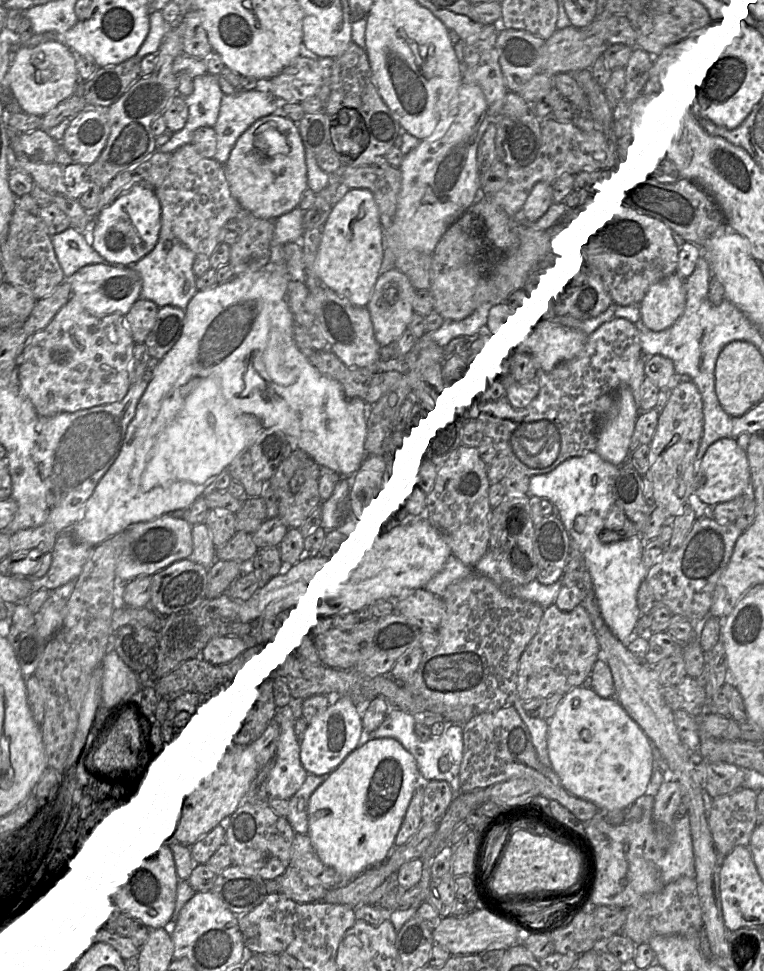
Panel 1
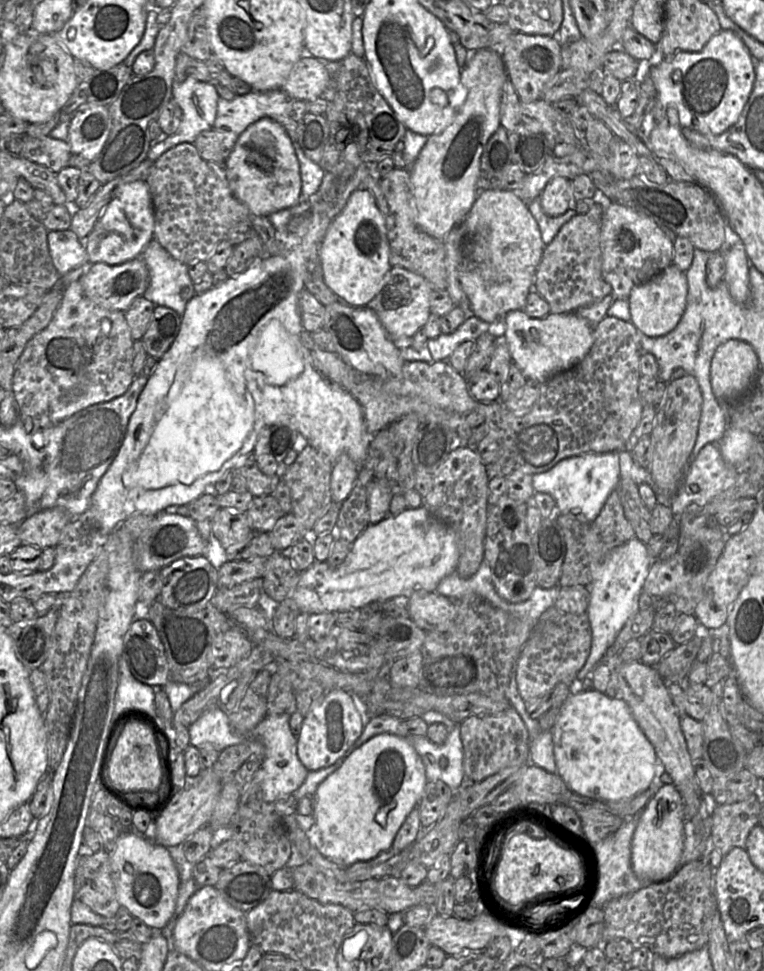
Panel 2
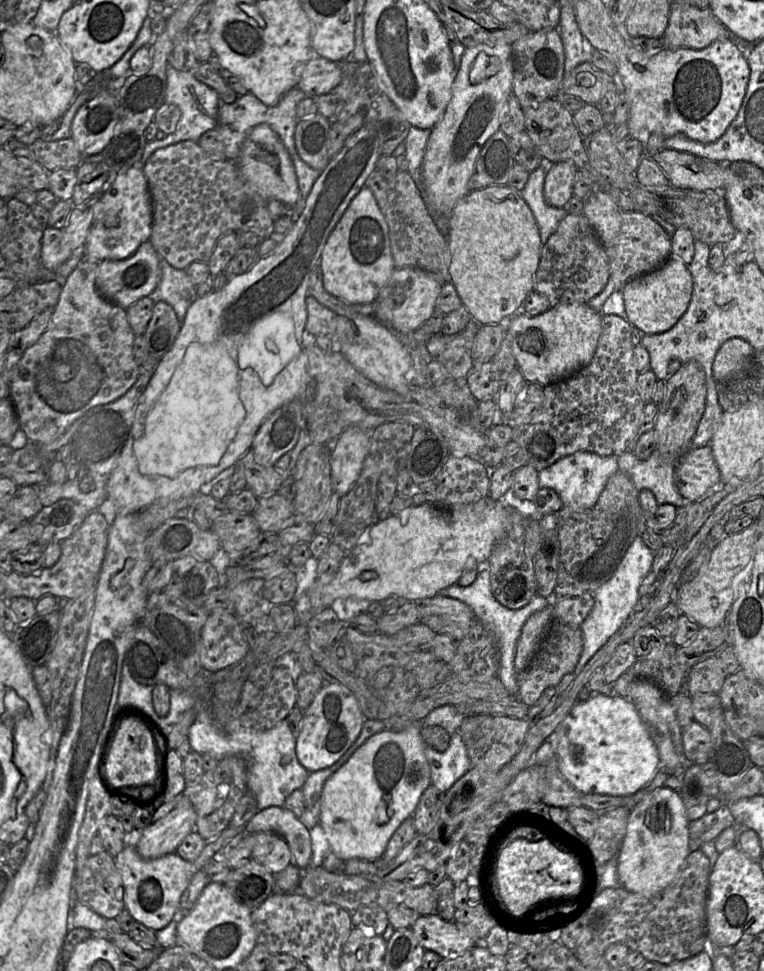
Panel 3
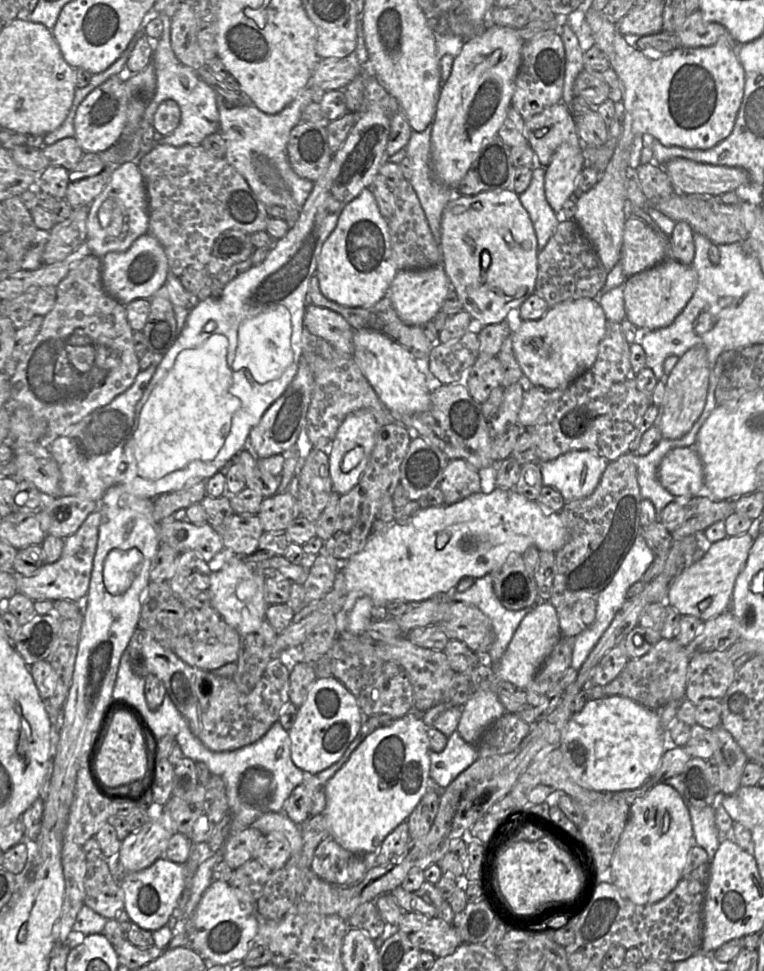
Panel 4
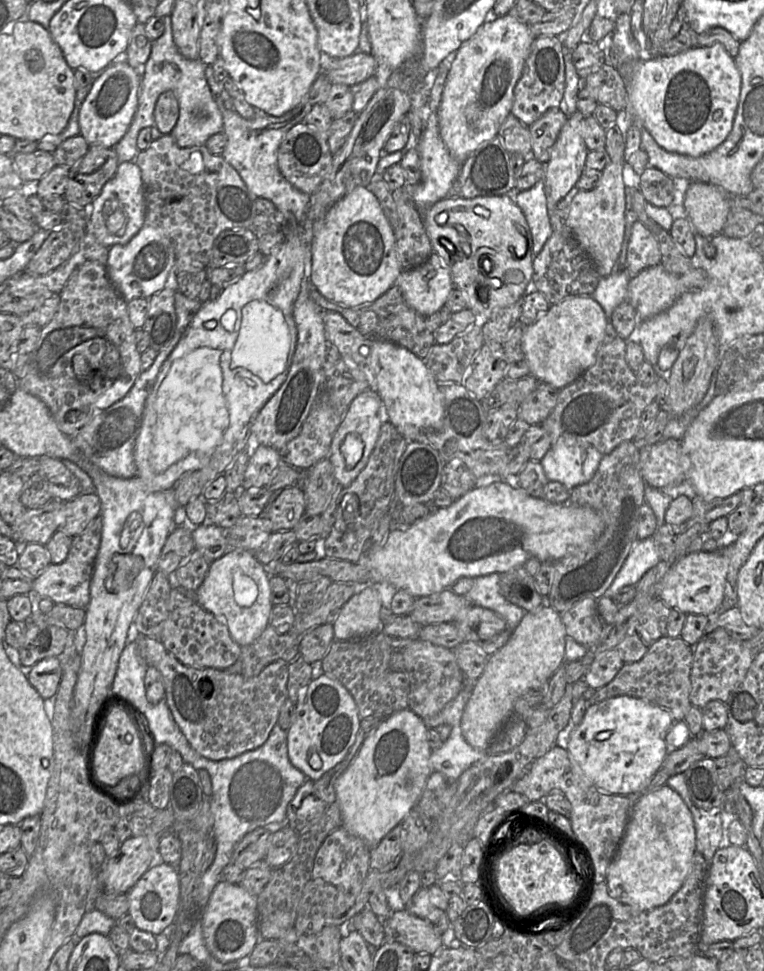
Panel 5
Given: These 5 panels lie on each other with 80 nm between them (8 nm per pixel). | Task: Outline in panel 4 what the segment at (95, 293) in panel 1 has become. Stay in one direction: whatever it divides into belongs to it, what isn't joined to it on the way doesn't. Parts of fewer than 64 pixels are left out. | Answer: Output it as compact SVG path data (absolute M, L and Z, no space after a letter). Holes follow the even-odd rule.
M150 234L138 237L123 252L109 252L102 258L102 285L105 291L126 305L134 299L150 299L164 284L169 273L168 261L160 243Z

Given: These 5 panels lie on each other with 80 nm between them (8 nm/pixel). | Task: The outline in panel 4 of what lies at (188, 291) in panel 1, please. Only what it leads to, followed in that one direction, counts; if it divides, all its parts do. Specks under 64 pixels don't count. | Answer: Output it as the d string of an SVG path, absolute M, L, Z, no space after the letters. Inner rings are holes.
M172 272L167 274L165 284L154 293L153 297L157 296L165 297L171 302L176 319L176 332L179 335L189 313L199 302L197 296L188 292L182 286L179 277Z

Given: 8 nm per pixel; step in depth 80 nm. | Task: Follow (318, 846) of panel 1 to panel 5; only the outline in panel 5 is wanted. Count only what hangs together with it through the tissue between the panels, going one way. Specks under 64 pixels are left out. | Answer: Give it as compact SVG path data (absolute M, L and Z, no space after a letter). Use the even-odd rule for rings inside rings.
M410 708L394 713L368 734L356 757L335 782L336 803L340 808L342 825L351 835L373 848L396 826L401 825L418 804L432 773L429 728Z

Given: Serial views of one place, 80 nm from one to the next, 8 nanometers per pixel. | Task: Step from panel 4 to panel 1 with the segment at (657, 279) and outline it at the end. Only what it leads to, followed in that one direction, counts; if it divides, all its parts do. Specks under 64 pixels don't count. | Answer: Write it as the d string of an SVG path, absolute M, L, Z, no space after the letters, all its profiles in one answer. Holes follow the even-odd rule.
M672 272L652 284L639 303L640 320L658 332L671 327L685 308L684 280Z

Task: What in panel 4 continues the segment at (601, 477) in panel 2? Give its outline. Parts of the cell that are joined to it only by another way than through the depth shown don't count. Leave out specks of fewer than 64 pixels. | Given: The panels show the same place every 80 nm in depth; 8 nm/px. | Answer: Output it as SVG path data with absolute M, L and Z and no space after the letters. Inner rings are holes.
M571 450L540 463L543 486L557 489L565 503L590 496L609 460L588 450Z

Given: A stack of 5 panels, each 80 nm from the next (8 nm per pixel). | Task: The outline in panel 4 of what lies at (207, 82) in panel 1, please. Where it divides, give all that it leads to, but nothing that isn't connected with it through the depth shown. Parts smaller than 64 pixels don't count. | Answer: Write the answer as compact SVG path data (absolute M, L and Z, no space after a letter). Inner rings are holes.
M160 13L160 19L163 23L163 32L157 40L153 40L154 50L152 54L152 62L155 66L157 78L156 93L151 103L145 109L140 127L136 131L131 145L121 156L121 161L124 163L130 161L137 163L157 143L169 144L174 147L181 147L185 144L201 145L206 136L219 132L220 129L220 116L216 104L217 93L199 78L196 70L184 65L176 57L171 47L171 17ZM166 99L172 99L179 105L181 114L179 125L171 134L164 136L160 141L153 141L143 145L141 142L143 130L147 126L152 125L157 107Z

